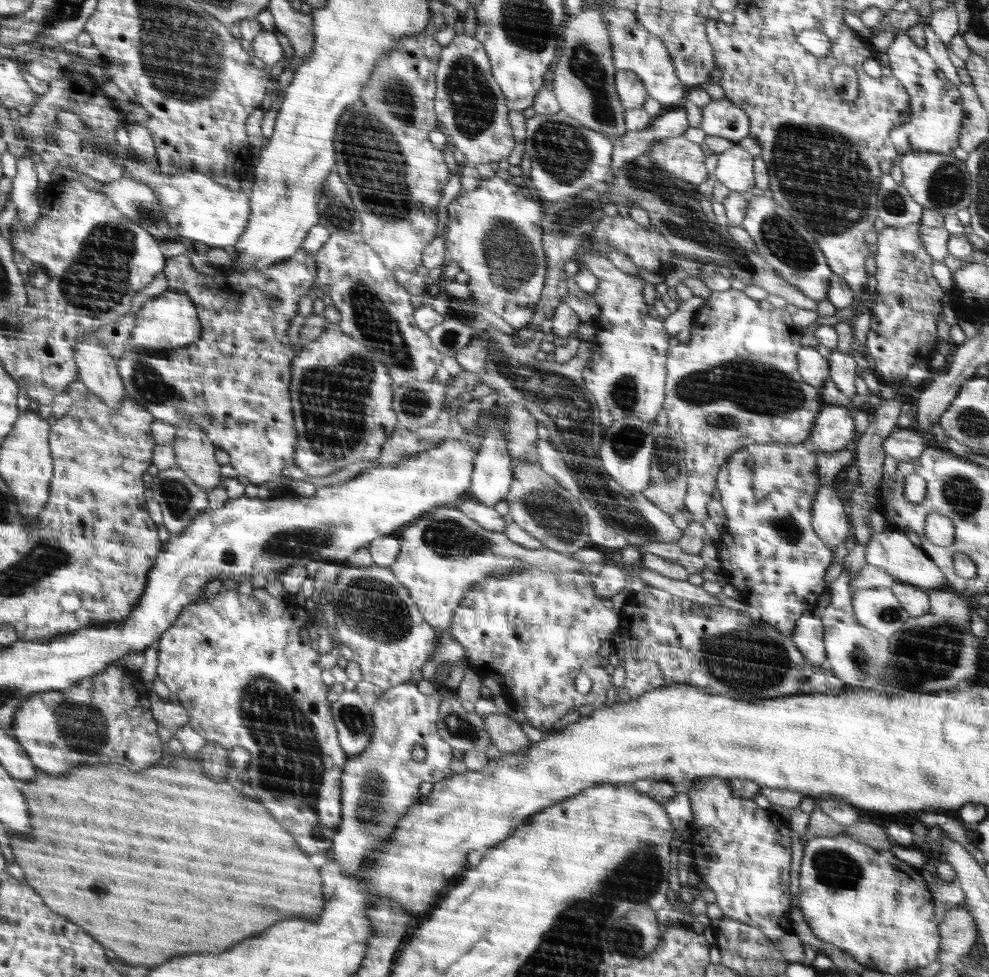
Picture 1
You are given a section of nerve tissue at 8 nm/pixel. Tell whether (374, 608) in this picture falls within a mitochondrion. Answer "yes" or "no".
yes

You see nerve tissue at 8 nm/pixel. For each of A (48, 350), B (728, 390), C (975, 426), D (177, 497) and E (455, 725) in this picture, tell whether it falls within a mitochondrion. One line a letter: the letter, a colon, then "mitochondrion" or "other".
A: other
B: mitochondrion
C: mitochondrion
D: mitochondrion
E: mitochondrion

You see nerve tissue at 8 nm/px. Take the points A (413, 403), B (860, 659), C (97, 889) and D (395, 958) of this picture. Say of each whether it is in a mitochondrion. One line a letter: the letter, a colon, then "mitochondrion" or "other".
A: mitochondrion
B: mitochondrion
C: other
D: other

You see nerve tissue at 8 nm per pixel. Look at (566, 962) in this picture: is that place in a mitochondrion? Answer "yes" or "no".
yes

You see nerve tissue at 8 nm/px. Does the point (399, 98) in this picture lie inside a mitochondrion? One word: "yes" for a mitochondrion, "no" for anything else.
yes

